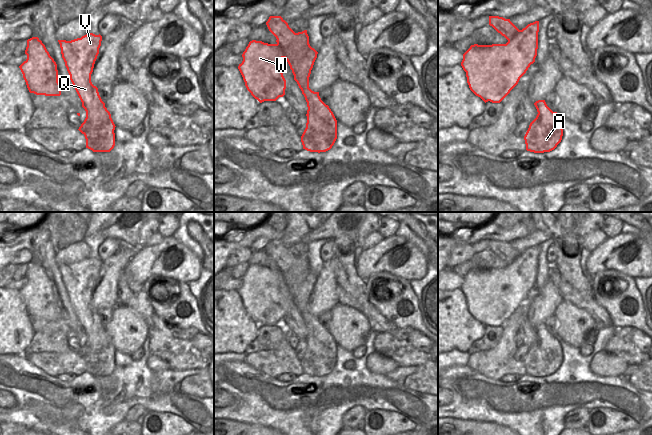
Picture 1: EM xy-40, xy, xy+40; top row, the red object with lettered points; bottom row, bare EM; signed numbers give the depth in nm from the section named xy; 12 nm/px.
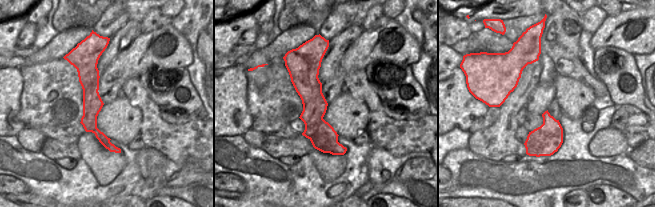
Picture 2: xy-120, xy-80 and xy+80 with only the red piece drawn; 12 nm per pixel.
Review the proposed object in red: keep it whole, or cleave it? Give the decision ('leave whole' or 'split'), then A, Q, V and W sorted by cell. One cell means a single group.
split; groups A Q V / W

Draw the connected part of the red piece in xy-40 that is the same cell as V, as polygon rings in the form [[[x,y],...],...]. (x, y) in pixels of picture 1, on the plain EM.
[[[88,257],[60,268],[60,272],[70,304],[86,335],[86,342],[78,353],[85,360],[86,372],[93,376],[110,376],[115,370],[116,350],[98,312],[91,306],[101,265],[100,258]]]

